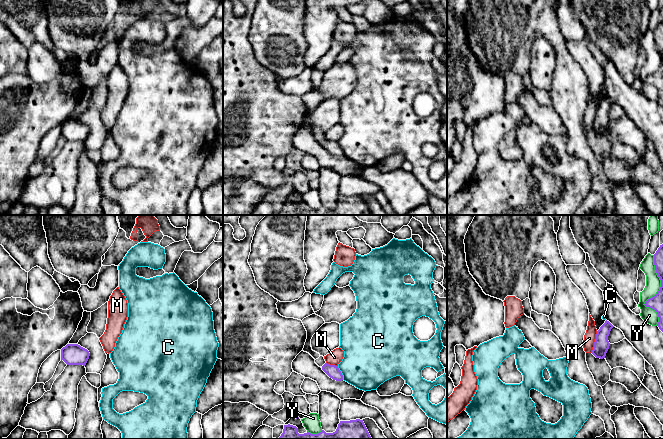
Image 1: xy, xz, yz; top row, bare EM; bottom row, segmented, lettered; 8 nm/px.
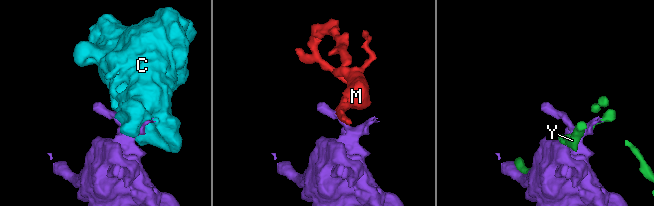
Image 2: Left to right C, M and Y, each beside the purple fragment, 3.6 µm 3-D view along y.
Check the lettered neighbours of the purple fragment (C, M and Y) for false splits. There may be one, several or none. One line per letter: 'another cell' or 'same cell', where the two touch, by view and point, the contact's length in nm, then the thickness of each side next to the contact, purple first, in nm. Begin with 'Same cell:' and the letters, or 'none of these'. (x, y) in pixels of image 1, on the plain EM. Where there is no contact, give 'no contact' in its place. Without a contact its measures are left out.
Same cell: none of these
C: another cell; meets purple in xz at (341, 149); contact 120 nm long; 100 nm thick on the purple side, 420 nm on the other
M: another cell; meets purple in yz at (594, 118); contact 180 nm long; 130 nm thick on the purple side, 100 nm on the other
Y: another cell; meets purple in yz at (657, 69); contact 550 nm long; 110 nm thick on the purple side, 130 nm on the other

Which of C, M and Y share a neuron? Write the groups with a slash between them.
C / M / Y

